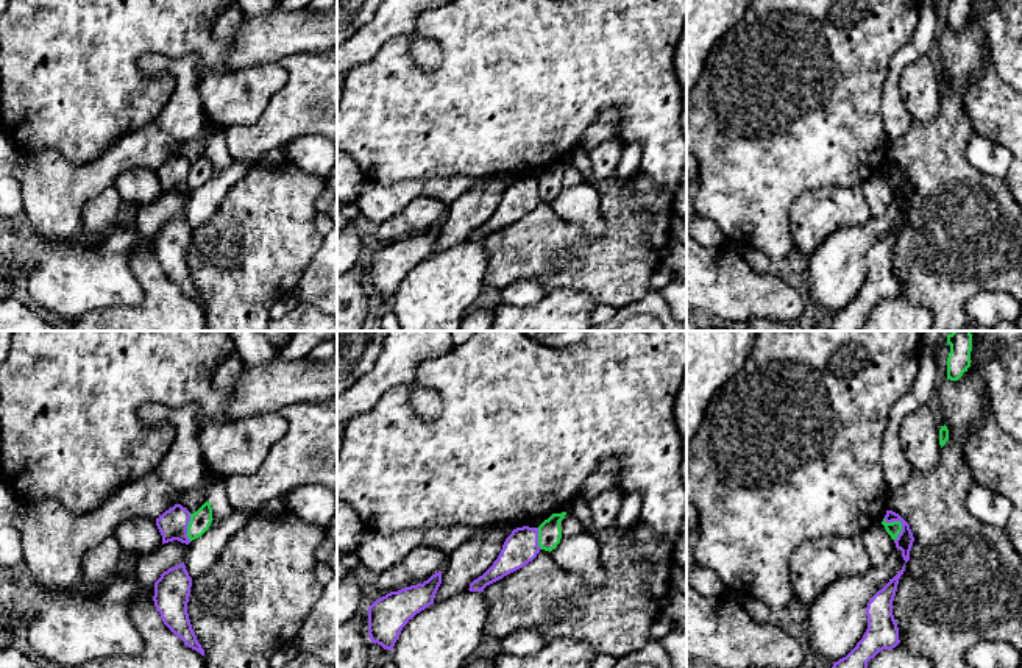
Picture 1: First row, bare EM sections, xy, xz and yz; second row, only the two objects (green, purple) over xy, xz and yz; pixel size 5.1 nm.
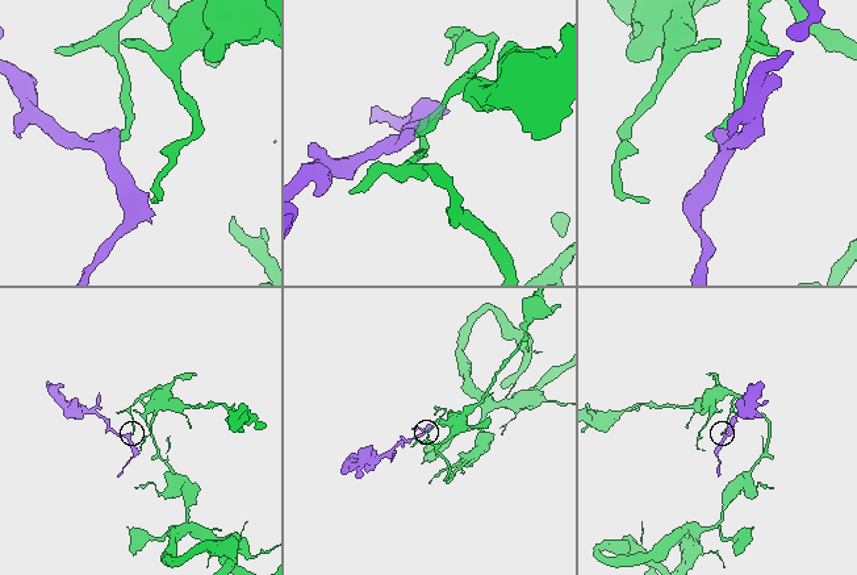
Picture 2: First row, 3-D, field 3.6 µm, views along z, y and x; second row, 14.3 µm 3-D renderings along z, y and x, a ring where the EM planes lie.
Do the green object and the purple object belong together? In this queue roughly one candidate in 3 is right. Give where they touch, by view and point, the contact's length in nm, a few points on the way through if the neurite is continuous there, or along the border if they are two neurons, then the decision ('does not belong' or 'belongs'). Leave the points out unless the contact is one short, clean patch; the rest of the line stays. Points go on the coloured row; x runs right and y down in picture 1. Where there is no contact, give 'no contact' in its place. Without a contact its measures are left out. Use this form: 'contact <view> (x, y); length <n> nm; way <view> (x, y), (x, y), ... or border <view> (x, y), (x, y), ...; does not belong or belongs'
contact yz (901, 523); length 130 nm; border yz (883, 518), (901, 523), (901, 532), (894, 540); does not belong

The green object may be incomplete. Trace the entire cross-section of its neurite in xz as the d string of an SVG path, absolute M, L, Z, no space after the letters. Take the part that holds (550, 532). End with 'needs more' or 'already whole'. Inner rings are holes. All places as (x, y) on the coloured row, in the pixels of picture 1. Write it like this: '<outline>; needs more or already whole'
M566 512L552 513L538 526L538 546L545 551L552 551L557 548L562 538L560 521L565 518Z; already whole

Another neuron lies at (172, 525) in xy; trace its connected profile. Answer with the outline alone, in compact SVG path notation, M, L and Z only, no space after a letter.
M175 504L162 515L156 518L156 526L162 535L162 545L178 540L189 545L187 526L190 521L190 512L181 504Z

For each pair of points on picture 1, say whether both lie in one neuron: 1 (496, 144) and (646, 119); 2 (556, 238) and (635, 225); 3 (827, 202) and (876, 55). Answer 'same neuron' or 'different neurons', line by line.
1: same neuron
2: same neuron
3: different neurons

